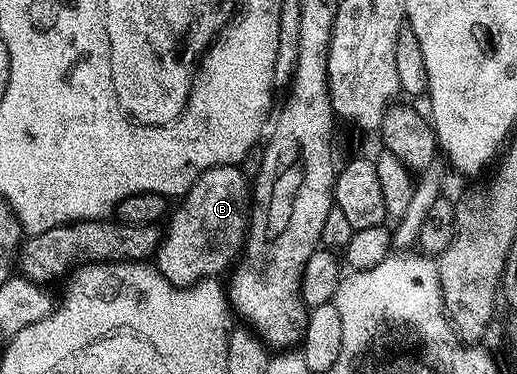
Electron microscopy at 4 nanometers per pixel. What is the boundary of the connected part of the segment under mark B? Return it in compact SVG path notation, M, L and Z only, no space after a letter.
M241 166L213 167L186 190L181 196L178 208L173 208L169 216L170 231L165 232L162 246L156 256L157 274L163 275L172 285L192 287L207 277L218 277L218 274L229 268L241 256L246 245L246 232L250 226L250 209L252 206L252 183L242 172Z

